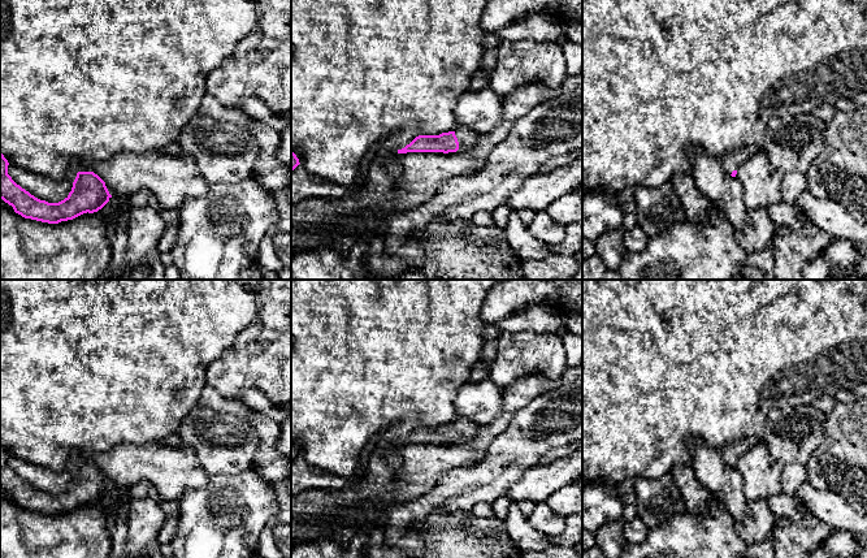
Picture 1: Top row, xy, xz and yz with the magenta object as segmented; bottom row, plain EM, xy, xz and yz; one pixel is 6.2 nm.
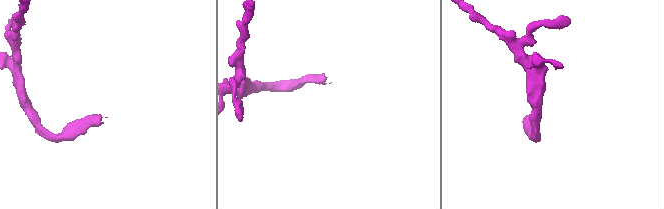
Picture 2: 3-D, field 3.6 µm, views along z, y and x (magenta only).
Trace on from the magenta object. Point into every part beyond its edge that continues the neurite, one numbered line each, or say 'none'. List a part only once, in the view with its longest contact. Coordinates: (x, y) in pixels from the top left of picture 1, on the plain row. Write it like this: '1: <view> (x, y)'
1: xz (467, 429)

